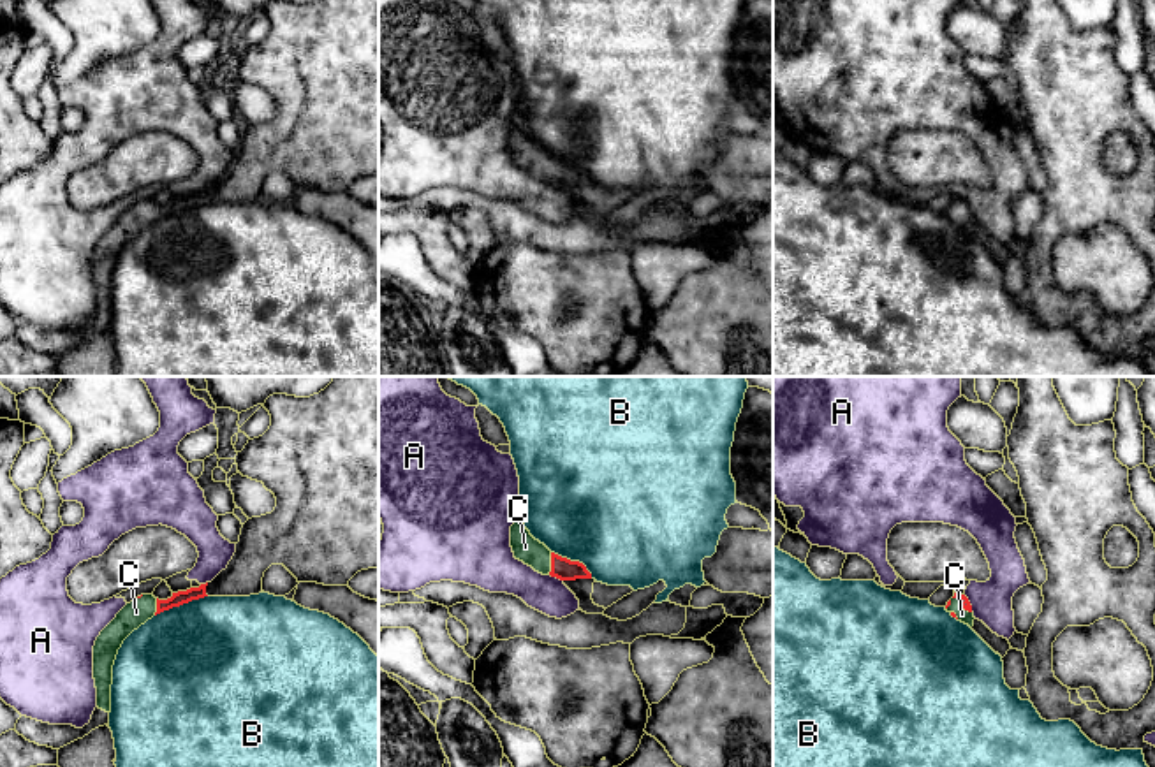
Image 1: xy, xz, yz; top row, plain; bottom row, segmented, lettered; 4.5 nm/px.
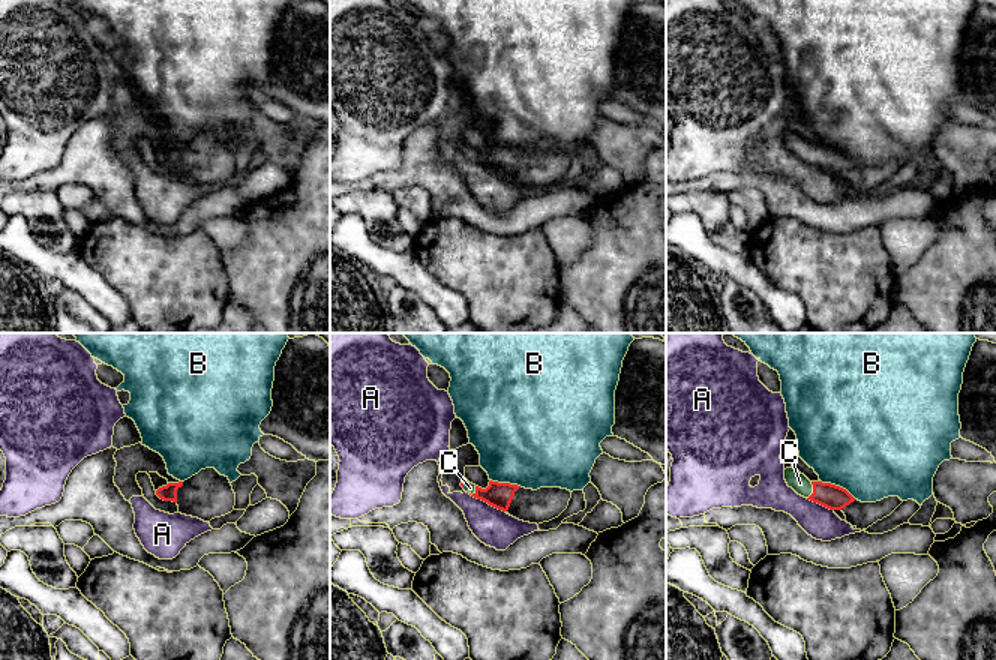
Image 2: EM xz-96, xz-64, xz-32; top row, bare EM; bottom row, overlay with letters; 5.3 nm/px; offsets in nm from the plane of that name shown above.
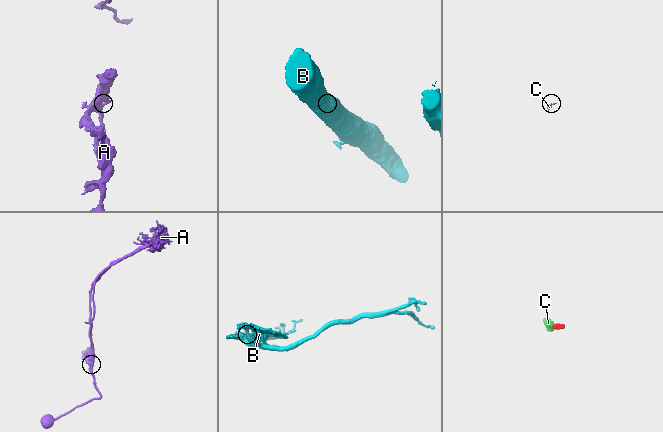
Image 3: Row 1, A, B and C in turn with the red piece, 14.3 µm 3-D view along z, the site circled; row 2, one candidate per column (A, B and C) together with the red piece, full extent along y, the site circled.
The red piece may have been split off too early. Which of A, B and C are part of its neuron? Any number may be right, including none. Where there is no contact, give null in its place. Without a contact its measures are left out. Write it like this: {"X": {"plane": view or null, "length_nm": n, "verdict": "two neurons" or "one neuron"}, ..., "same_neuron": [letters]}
{"A": {"plane": "xz", "length_nm": 70, "verdict": "two neurons"}, "B": {"plane": "xy", "length_nm": 260, "verdict": "two neurons"}, "C": {"plane": "xz", "length_nm": 110, "verdict": "one neuron"}, "same_neuron": ["C"]}

